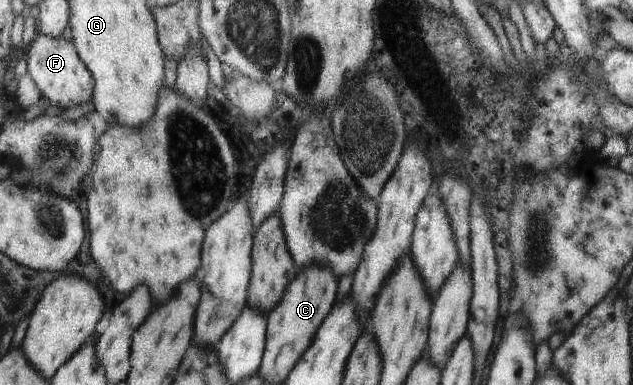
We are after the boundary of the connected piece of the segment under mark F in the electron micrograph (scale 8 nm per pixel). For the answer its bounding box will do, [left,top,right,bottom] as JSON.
[28,32,96,110]

